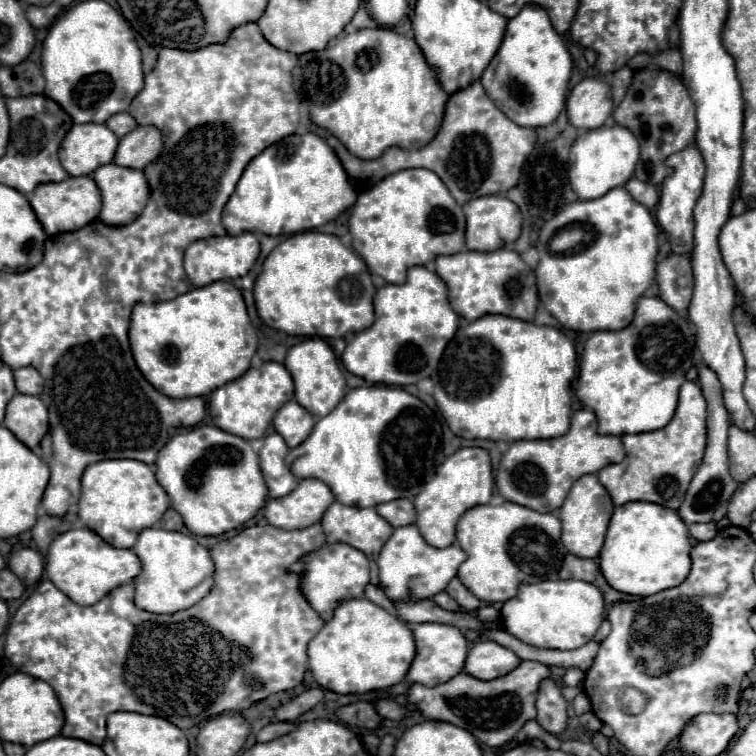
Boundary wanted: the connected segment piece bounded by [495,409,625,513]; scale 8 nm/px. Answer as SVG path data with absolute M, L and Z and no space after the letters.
M579 409L573 413L571 429L563 437L547 441L515 441L503 455L495 481L503 499L539 513L553 513L563 505L571 485L579 477L597 473L605 465L621 463L623 457L625 449L621 439L613 435L599 435L595 413L591 409Z

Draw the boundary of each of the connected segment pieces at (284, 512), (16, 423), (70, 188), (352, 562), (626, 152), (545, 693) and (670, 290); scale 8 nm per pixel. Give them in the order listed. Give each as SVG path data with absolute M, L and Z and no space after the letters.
M301 479L299 487L289 495L267 501L265 519L279 529L303 529L319 523L331 501L335 497L323 481Z
M17 393L7 405L3 423L21 443L33 449L49 429L47 407L39 397Z
M85 175L85 177L69 177L61 183L43 183L35 189L35 193L29 195L29 203L41 221L43 229L47 235L57 235L65 231L77 231L89 225L101 209L101 193L95 185L95 181Z
M325 545L323 549L309 553L305 561L307 567L303 571L303 593L311 603L311 607L325 621L333 617L333 611L343 599L363 597L365 587L369 583L369 559L357 549L351 549L349 545Z
M603 125L599 129L587 131L571 147L569 155L569 185L579 199L595 199L603 193L623 187L635 173L639 161L639 143L635 135L621 125Z
M553 679L543 681L539 687L535 719L551 735L561 735L567 729L567 701L563 699L559 685Z
M669 255L657 265L657 285L661 299L689 321L689 303L693 297L693 269L687 257Z

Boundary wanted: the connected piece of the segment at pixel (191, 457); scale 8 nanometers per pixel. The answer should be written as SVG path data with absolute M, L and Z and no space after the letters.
M213 425L175 435L159 451L155 469L157 481L171 497L171 507L183 517L193 535L221 535L237 529L265 505L267 485L259 469L259 455L247 439Z

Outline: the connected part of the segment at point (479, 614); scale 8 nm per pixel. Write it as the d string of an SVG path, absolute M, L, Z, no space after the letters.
M487 605L475 611L475 616L482 622L496 622L500 619L500 612L493 605Z

